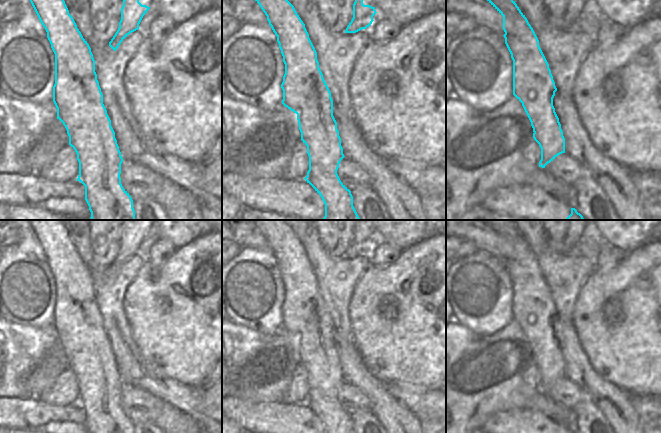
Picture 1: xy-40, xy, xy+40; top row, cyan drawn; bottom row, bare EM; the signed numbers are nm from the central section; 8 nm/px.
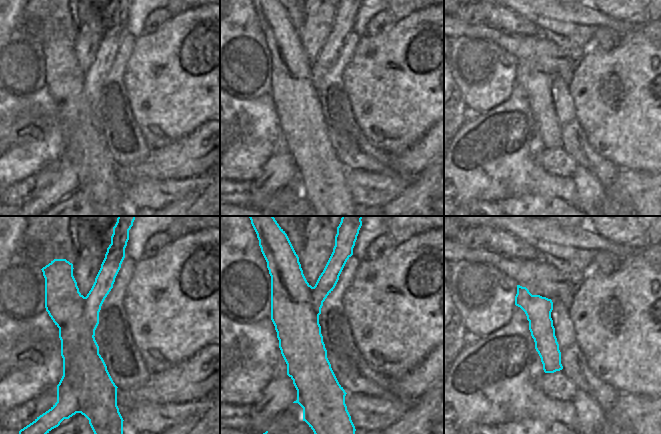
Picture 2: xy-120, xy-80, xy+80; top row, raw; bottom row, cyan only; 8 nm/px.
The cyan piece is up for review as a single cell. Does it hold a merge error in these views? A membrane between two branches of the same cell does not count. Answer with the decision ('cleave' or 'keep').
cleave

